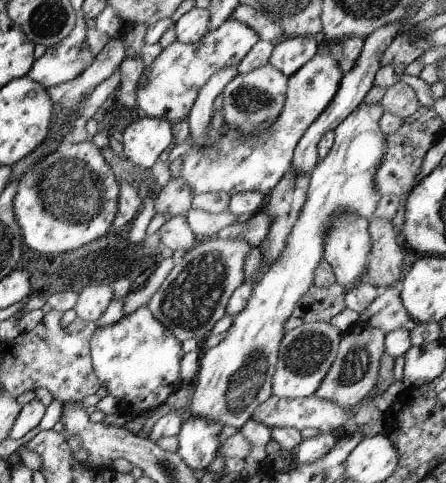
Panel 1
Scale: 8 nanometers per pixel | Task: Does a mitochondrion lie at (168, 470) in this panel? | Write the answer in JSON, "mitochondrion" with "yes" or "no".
{"mitochondrion":"yes"}

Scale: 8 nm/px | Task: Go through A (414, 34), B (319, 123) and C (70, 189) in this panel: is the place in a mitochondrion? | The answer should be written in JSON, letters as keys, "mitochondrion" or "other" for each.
{"A":"other","B":"other","C":"mitochondrion"}

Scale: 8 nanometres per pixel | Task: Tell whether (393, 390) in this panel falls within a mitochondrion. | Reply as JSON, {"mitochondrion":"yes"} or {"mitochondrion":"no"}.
{"mitochondrion":"no"}

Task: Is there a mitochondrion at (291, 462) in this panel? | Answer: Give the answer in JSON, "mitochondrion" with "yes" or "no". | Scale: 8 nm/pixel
{"mitochondrion":"no"}

